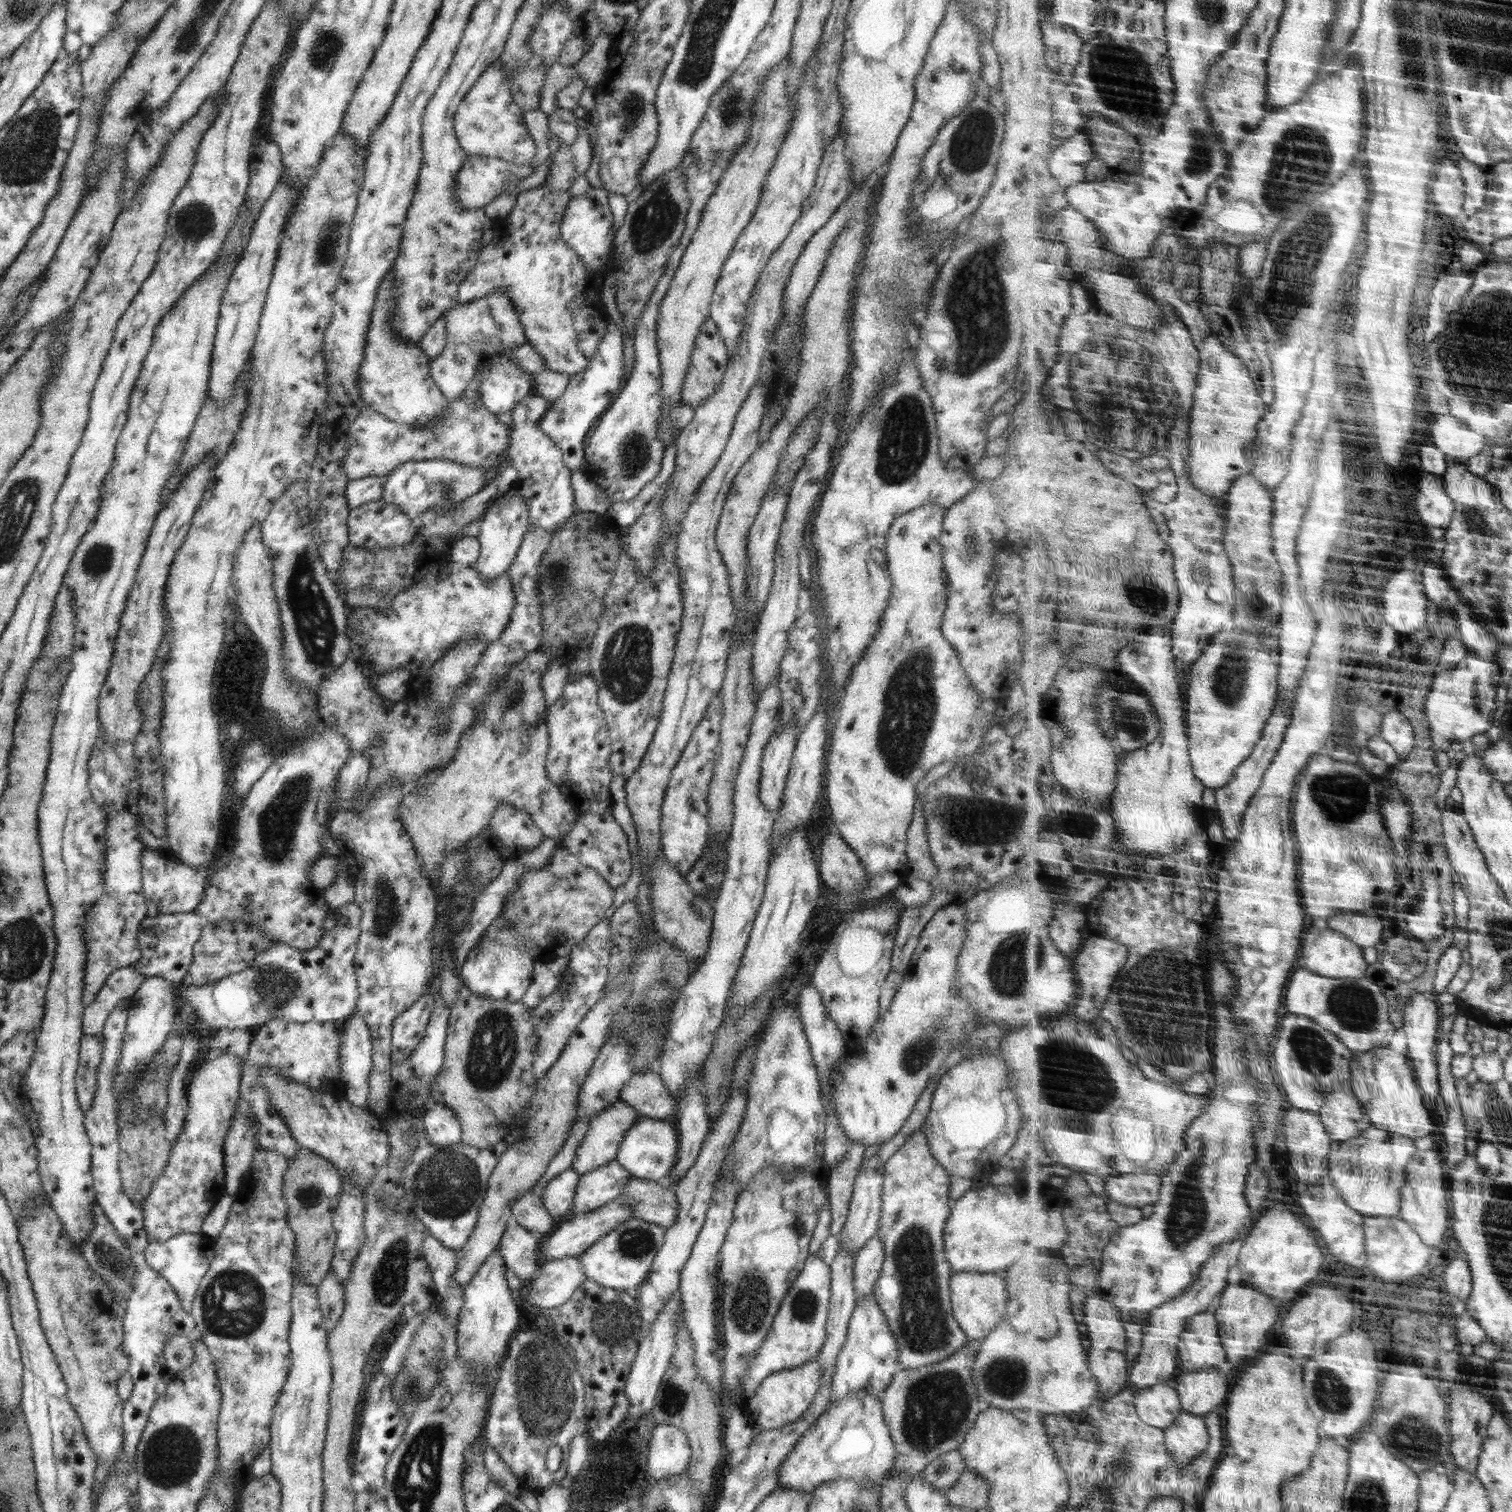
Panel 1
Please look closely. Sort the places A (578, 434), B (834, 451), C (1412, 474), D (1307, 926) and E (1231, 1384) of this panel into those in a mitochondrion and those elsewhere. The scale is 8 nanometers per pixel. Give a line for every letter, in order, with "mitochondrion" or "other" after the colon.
A: other
B: other
C: other
D: other
E: other

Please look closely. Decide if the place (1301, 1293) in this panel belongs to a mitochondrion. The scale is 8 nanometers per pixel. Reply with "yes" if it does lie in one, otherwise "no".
no

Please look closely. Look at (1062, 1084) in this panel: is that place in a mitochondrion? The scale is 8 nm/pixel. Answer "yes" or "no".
yes

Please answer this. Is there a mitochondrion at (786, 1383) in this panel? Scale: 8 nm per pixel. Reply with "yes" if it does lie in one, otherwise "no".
no

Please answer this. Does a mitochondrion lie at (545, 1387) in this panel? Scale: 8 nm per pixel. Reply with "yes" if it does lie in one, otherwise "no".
yes

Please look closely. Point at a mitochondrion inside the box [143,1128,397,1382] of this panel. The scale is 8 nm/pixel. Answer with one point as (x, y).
(232, 1306)

